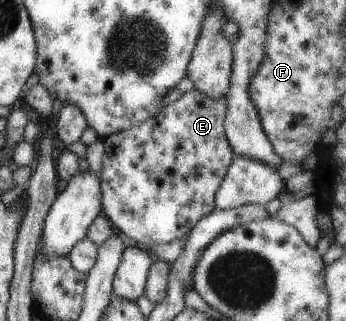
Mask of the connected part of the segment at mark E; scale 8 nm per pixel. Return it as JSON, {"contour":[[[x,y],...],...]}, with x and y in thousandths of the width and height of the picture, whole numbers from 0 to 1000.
{"contour":[[[558,277],[410,383],[298,430],[286,629],[324,707],[419,773],[439,757],[526,745],[578,679],[621,648],[618,611],[676,486],[647,417],[650,343],[647,302],[601,308]]]}

